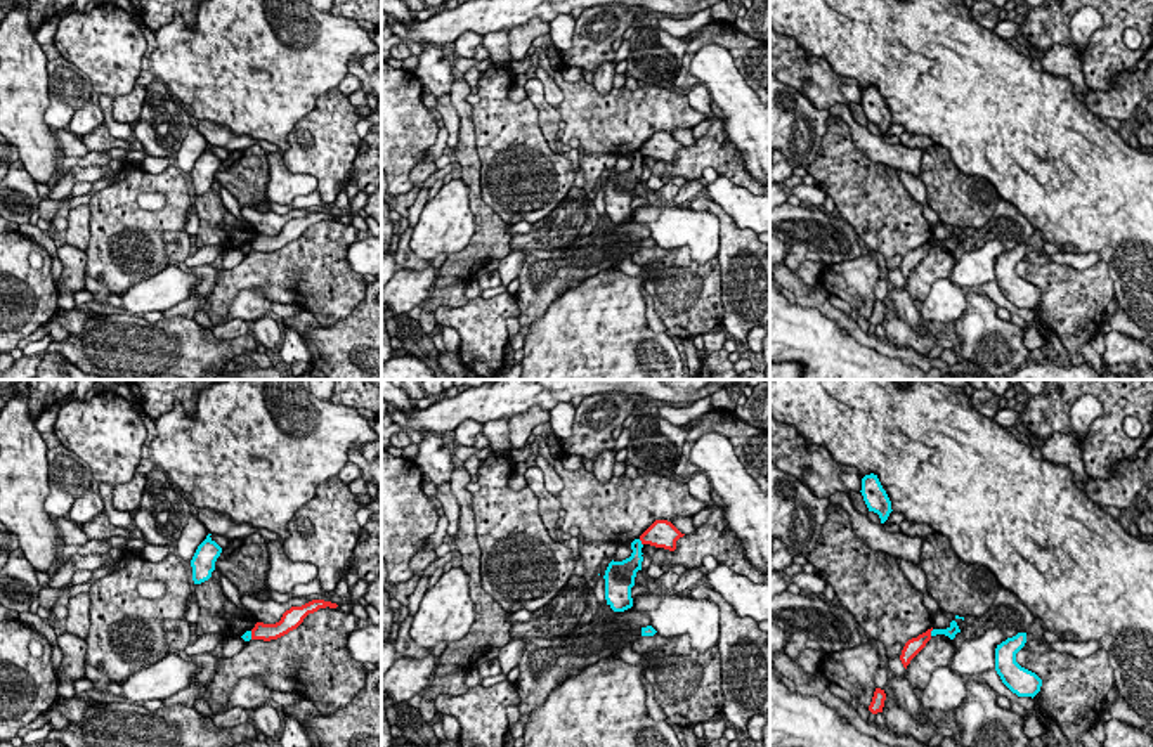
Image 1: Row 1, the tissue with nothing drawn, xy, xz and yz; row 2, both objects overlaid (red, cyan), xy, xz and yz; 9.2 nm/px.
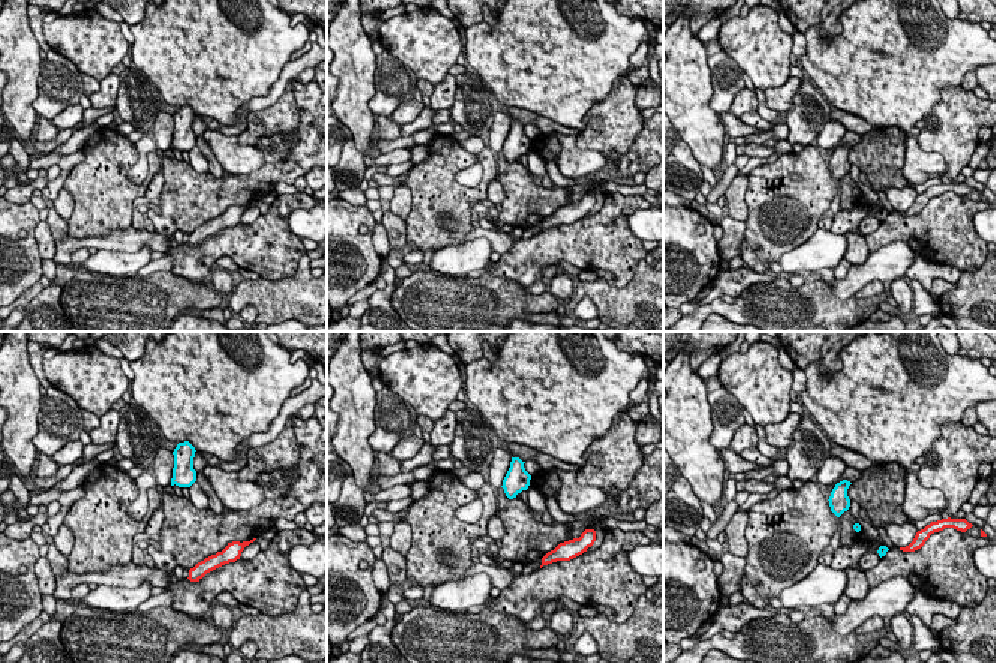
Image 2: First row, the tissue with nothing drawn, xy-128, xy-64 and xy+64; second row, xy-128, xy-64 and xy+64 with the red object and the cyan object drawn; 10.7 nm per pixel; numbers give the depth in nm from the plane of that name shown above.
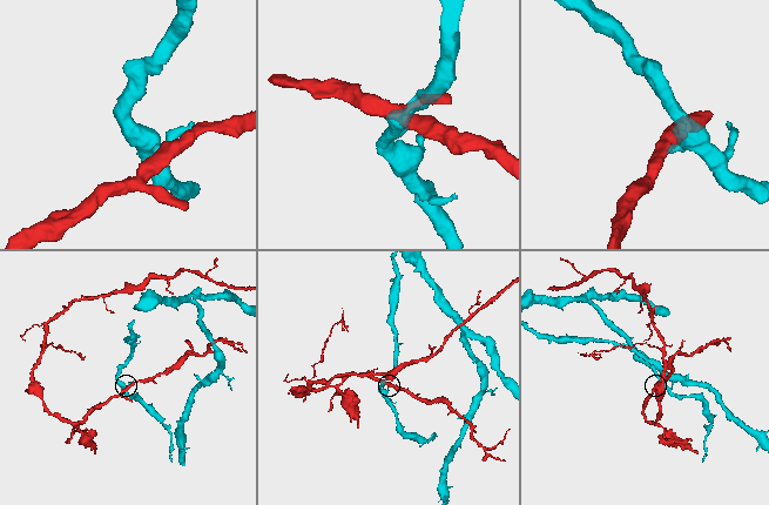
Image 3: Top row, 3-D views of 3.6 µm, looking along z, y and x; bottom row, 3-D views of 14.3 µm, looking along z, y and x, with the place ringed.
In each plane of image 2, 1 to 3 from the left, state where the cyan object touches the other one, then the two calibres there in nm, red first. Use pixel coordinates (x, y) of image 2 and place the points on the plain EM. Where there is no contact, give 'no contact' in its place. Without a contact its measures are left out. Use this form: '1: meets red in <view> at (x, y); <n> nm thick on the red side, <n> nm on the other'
1: no contact
2: no contact
3: no contact

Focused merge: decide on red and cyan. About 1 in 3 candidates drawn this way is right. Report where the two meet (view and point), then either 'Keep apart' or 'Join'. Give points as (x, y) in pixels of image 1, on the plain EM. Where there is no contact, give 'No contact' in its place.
Touches red at yz (930, 245). Keep apart

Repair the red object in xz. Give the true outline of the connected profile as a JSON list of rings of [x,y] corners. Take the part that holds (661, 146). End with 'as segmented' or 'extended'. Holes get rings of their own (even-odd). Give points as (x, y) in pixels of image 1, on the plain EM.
[[[655,132],[642,147],[640,153],[642,156],[650,156],[655,159],[664,159],[669,163],[676,161],[676,153],[683,149],[681,146],[671,133],[668,132]]]; as segmented

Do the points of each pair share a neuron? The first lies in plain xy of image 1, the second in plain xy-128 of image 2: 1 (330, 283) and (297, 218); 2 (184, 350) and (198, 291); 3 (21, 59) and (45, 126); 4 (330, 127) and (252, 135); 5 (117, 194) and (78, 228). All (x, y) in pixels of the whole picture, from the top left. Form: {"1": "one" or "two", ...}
{"1": "two", "2": "one", "3": "two", "4": "one", "5": "one"}

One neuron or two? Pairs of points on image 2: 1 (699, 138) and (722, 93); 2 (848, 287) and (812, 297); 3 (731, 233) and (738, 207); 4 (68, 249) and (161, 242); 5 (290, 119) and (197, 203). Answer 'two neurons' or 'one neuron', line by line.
1: two neurons
2: two neurons
3: two neurons
4: one neuron
5: two neurons

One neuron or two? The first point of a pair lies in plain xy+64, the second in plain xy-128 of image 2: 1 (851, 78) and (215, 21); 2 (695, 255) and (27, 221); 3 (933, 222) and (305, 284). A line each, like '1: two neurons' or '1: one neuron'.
1: one neuron
2: one neuron
3: two neurons

